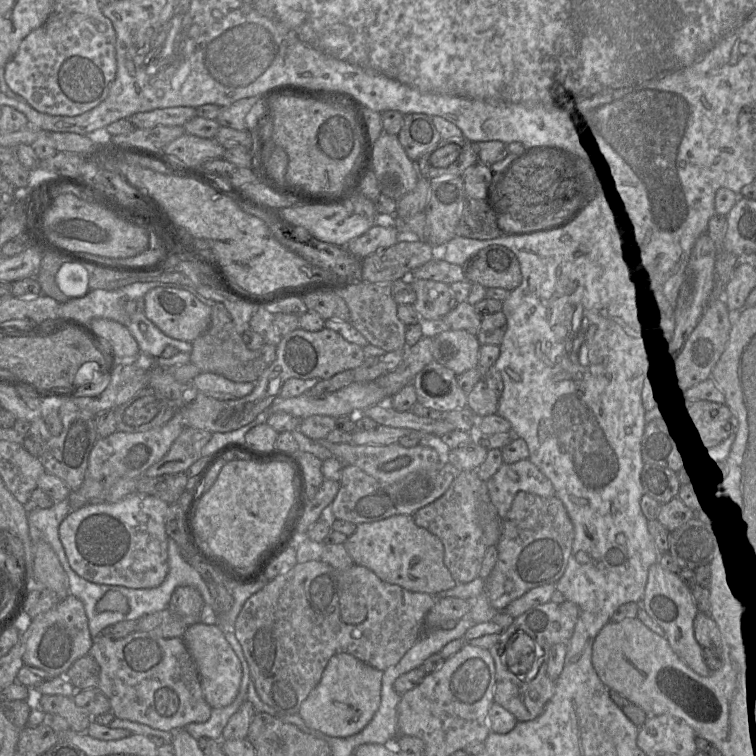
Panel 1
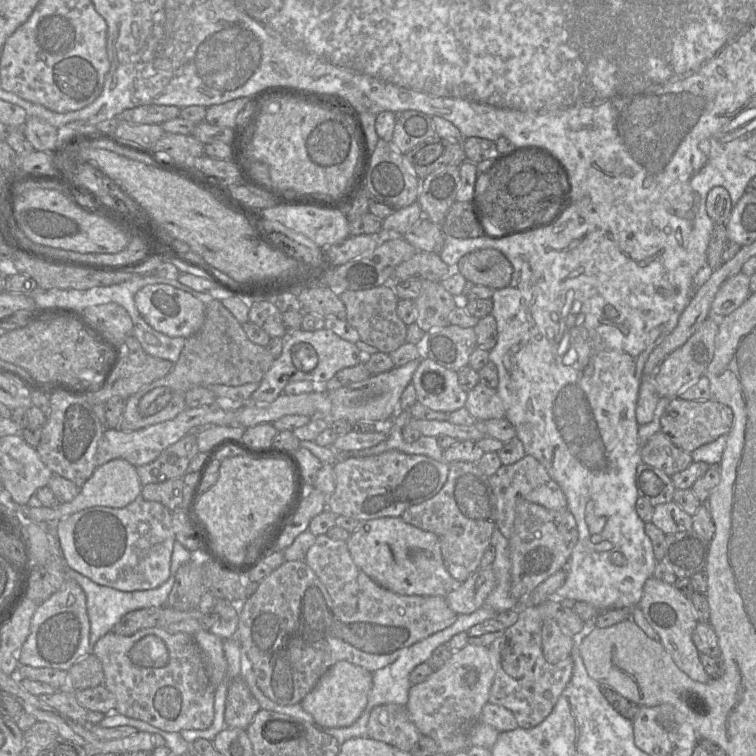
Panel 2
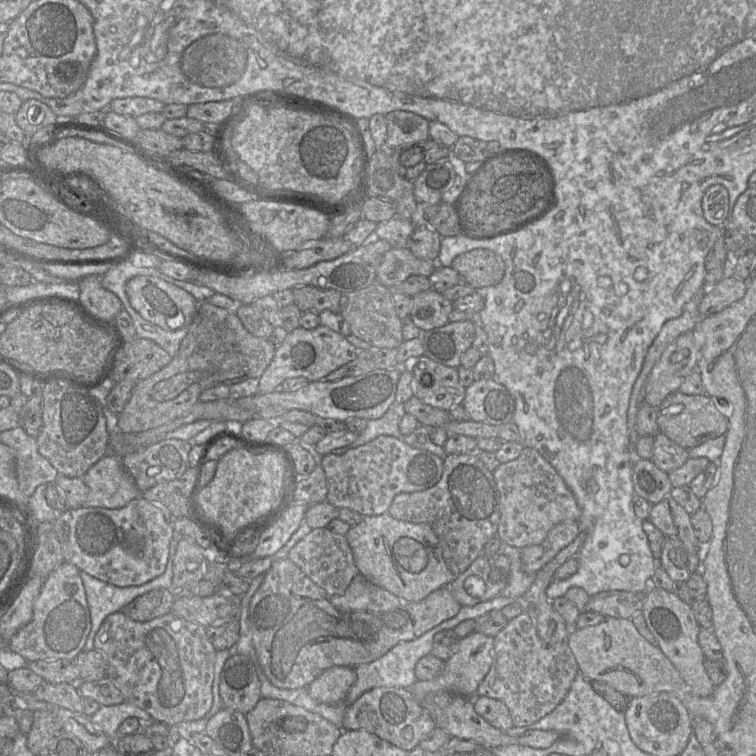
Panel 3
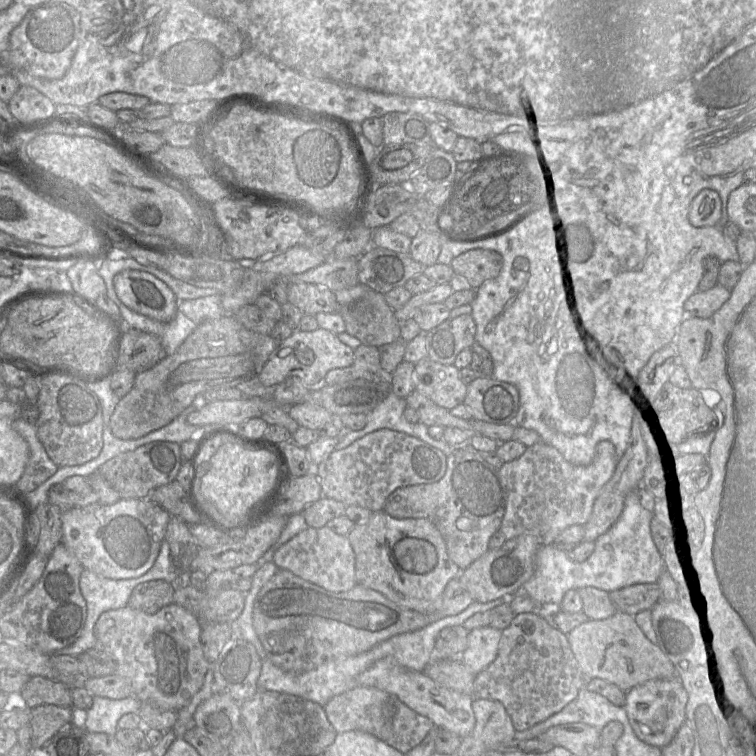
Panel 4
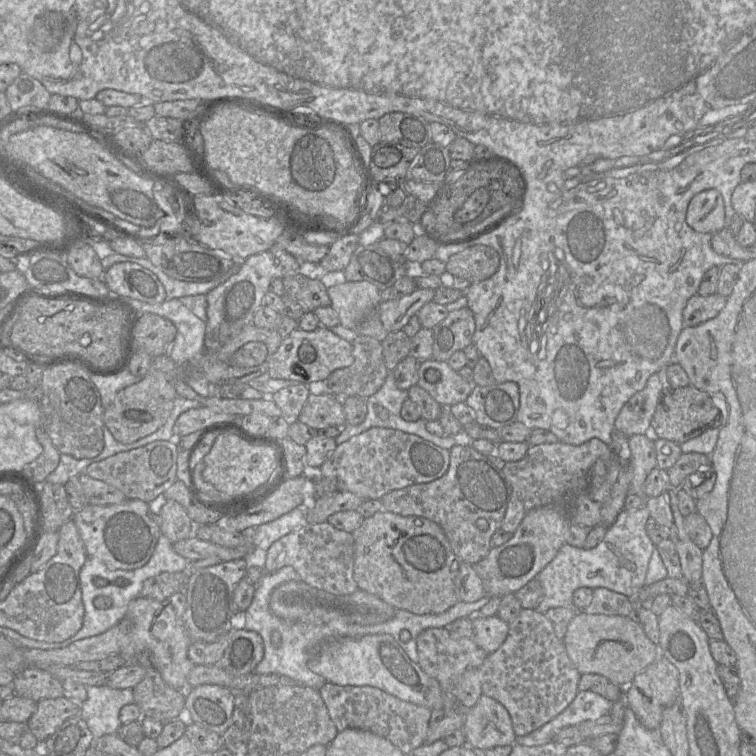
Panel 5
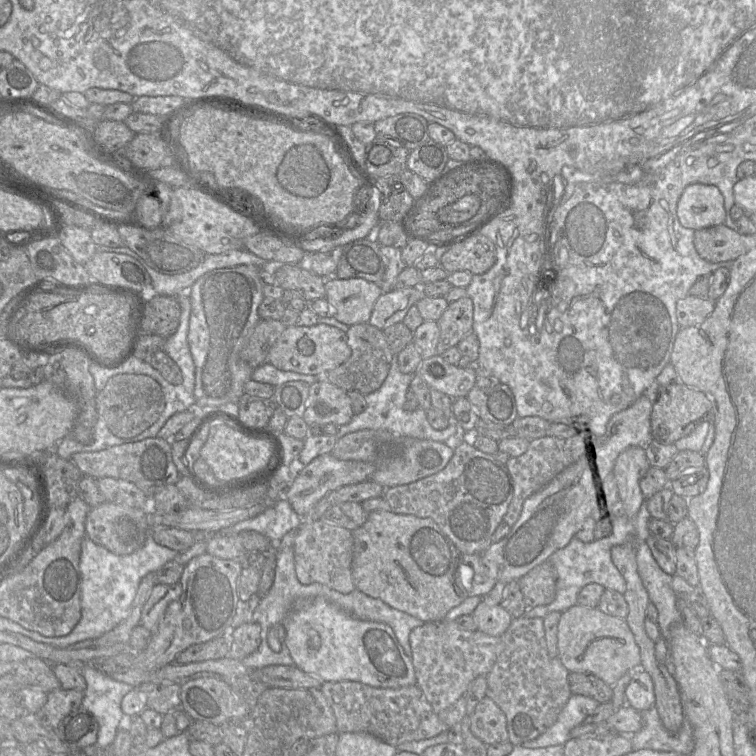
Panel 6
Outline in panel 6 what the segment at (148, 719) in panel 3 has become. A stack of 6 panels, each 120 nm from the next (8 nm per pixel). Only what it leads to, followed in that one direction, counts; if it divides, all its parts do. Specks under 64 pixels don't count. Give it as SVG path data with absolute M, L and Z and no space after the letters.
M87 664L73 666L80 668L86 681L81 706L93 713L98 722L99 731L95 745L105 749L114 741L119 724L124 722L122 699L134 687L116 681Z

